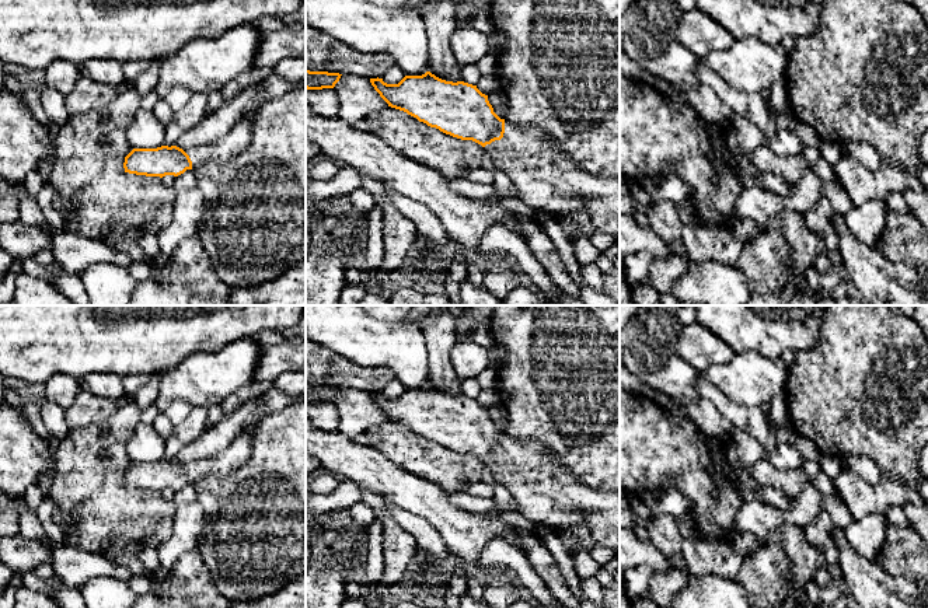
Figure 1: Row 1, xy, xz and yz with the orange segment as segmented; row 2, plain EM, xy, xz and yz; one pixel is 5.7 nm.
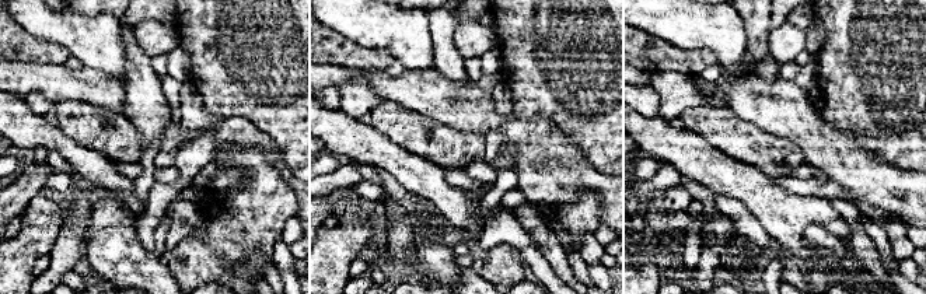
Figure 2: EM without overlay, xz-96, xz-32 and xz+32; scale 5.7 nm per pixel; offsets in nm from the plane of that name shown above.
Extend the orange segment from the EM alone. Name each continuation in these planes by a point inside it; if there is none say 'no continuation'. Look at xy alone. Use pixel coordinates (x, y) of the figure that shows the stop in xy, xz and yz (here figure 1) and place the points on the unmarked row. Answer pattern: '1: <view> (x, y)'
1: xy (275, 399)

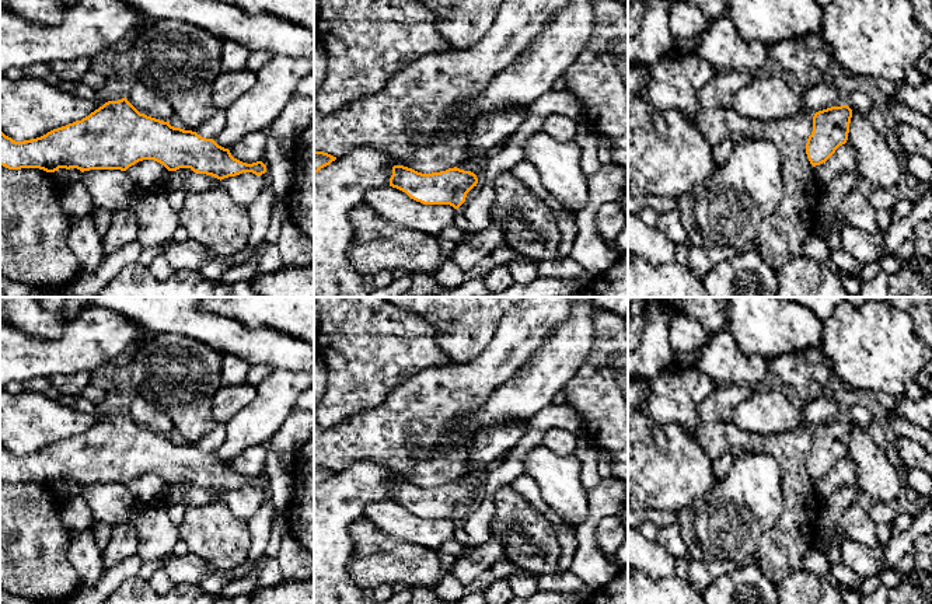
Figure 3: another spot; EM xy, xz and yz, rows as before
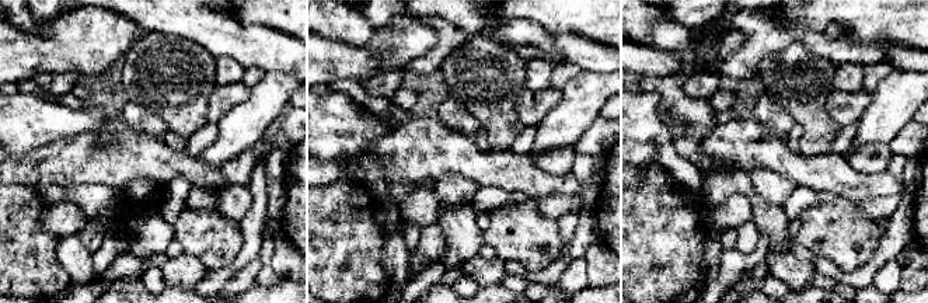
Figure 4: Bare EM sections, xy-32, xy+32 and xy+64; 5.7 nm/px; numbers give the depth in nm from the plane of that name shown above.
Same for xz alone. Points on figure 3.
no continuation

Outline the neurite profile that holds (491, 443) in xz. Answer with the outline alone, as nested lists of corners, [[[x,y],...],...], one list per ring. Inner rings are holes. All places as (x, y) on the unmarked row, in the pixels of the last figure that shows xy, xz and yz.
[[[507,422],[477,433],[471,455],[471,469],[457,479],[460,483],[474,486],[478,492],[478,497],[467,507],[465,513],[474,512],[484,497],[485,483],[489,476],[488,465],[514,448],[524,436],[526,427],[527,422]]]

